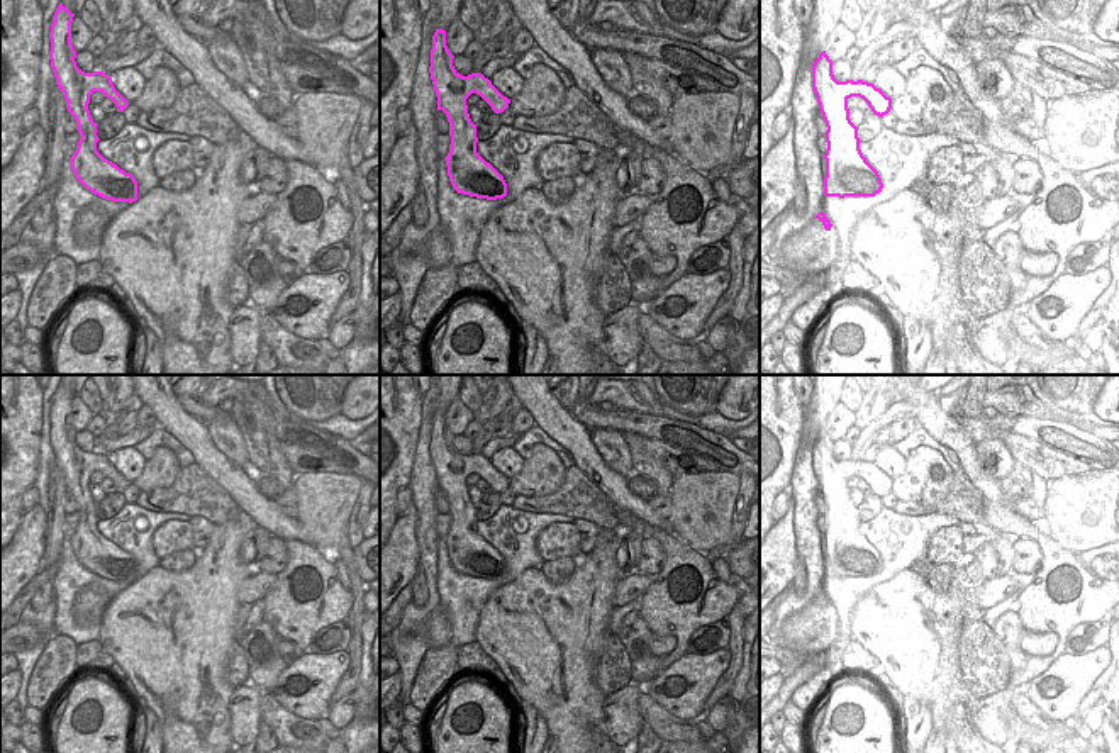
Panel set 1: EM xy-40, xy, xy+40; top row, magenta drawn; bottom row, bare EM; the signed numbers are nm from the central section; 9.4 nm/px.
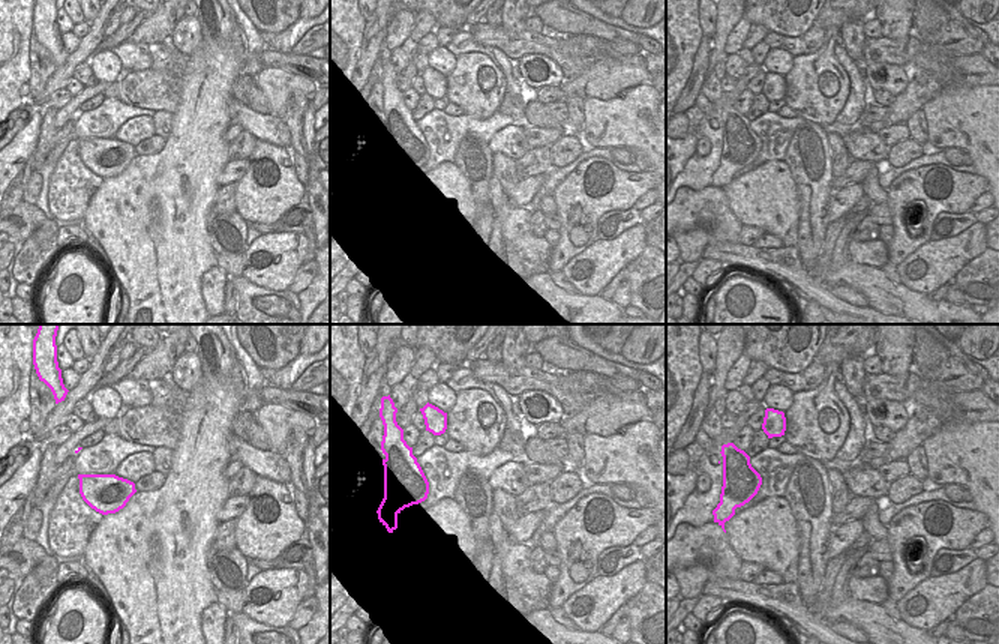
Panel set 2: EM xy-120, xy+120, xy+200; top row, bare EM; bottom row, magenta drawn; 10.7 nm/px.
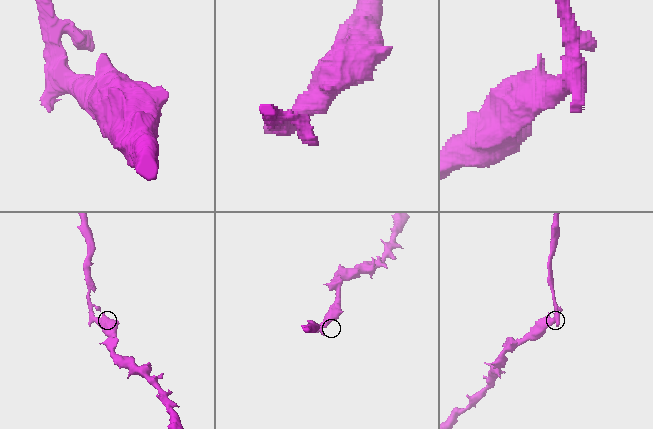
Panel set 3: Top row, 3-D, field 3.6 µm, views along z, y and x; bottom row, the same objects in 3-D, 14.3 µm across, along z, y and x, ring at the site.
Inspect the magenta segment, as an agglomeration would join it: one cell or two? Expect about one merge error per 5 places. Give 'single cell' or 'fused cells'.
single cell

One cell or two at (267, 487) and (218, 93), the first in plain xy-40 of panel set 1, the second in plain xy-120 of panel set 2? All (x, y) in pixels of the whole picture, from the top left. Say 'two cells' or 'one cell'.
two cells

